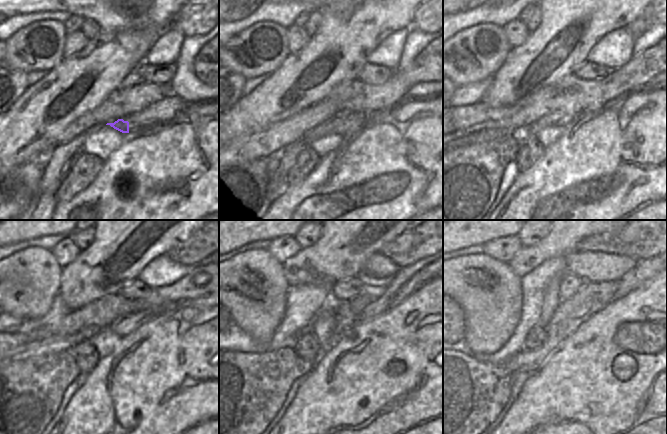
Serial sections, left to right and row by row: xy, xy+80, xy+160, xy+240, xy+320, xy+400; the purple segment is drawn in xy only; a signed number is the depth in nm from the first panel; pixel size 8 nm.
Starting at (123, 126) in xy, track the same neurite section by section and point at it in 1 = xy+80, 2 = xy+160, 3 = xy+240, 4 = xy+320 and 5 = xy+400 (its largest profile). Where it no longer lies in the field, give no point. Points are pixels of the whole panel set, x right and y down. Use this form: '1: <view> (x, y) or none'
1: xy+80 (339, 125)
2: xy+160 (557, 119)
3: xy+240 (125, 325)
4: xy+320 (410, 278)
5: xy+400 (645, 269)

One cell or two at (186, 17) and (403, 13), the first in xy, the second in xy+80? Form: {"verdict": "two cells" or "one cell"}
{"verdict": "two cells"}

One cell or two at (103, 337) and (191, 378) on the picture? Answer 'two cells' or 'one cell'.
two cells

